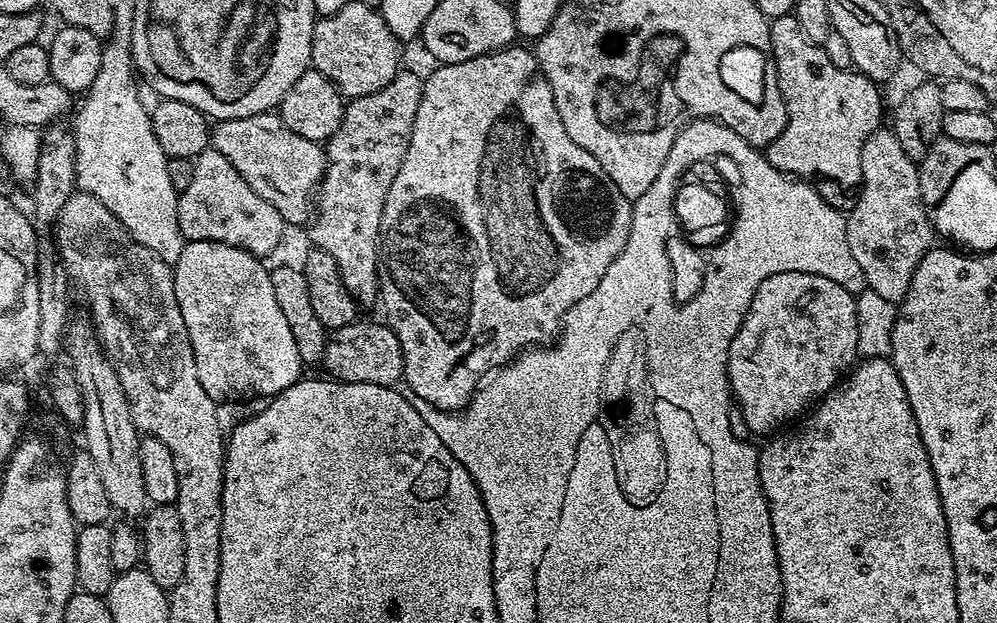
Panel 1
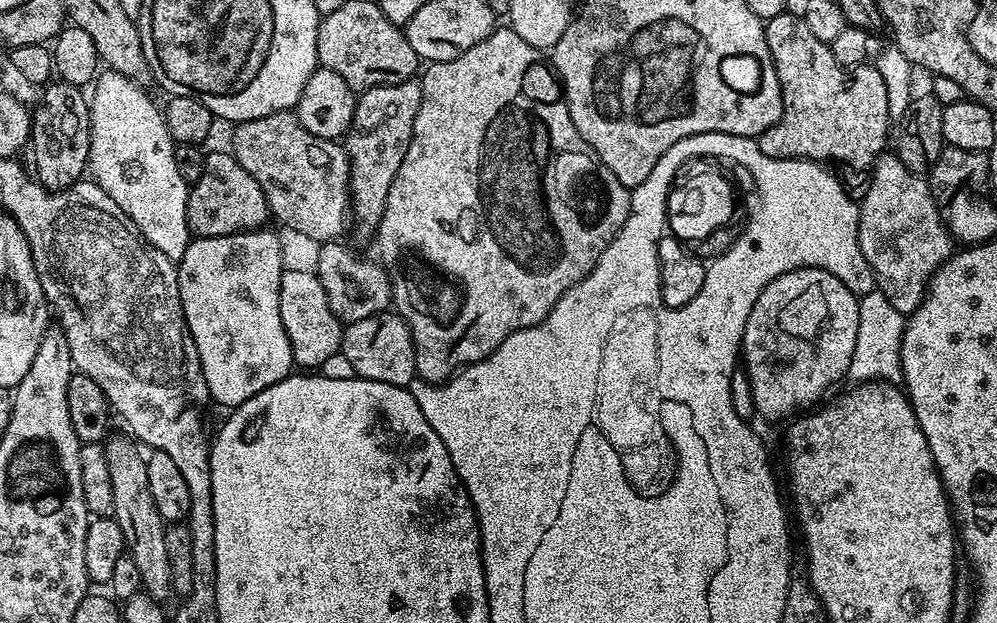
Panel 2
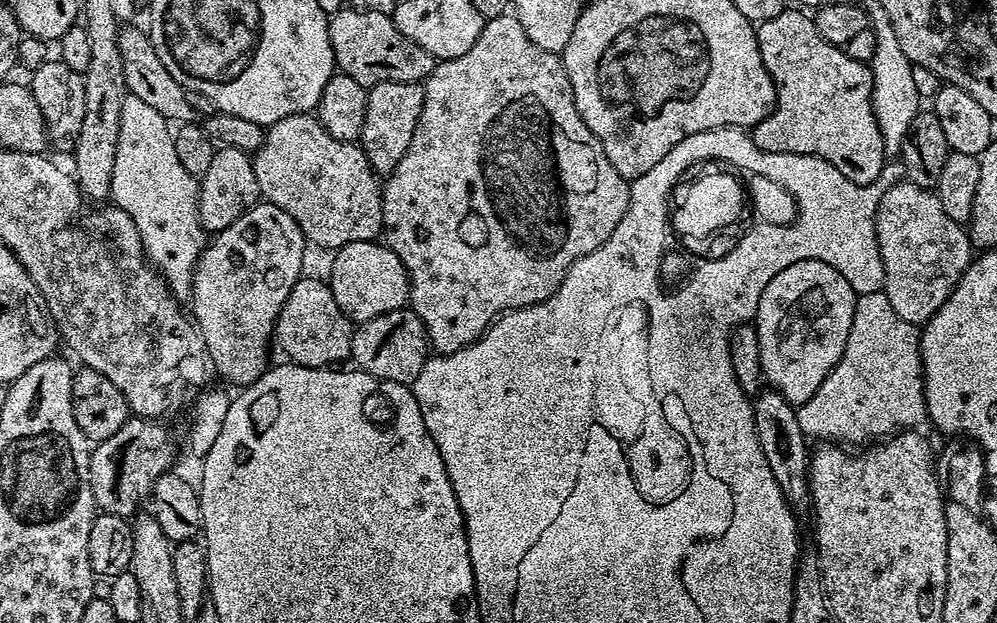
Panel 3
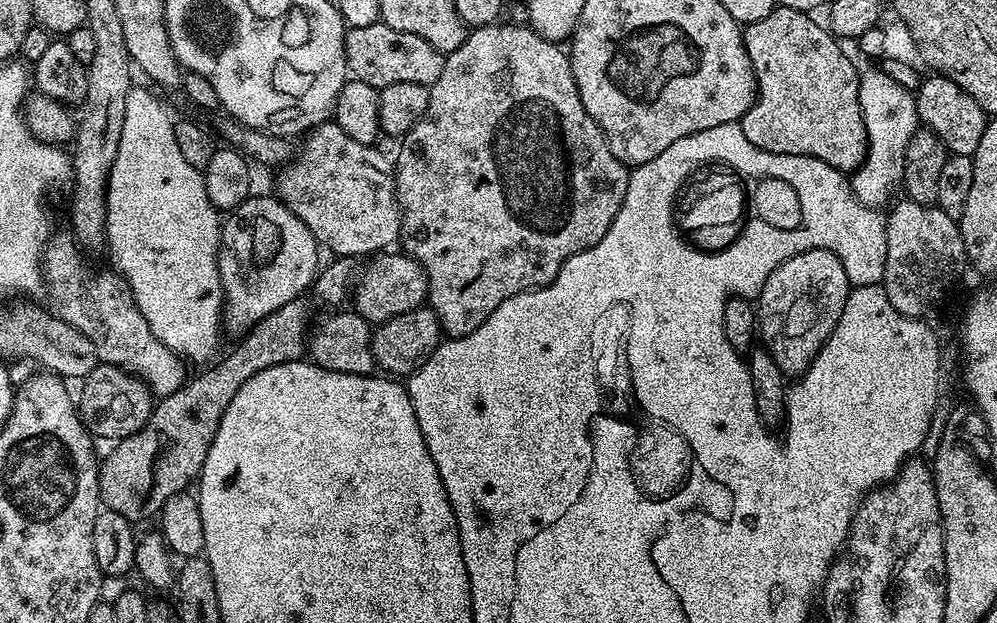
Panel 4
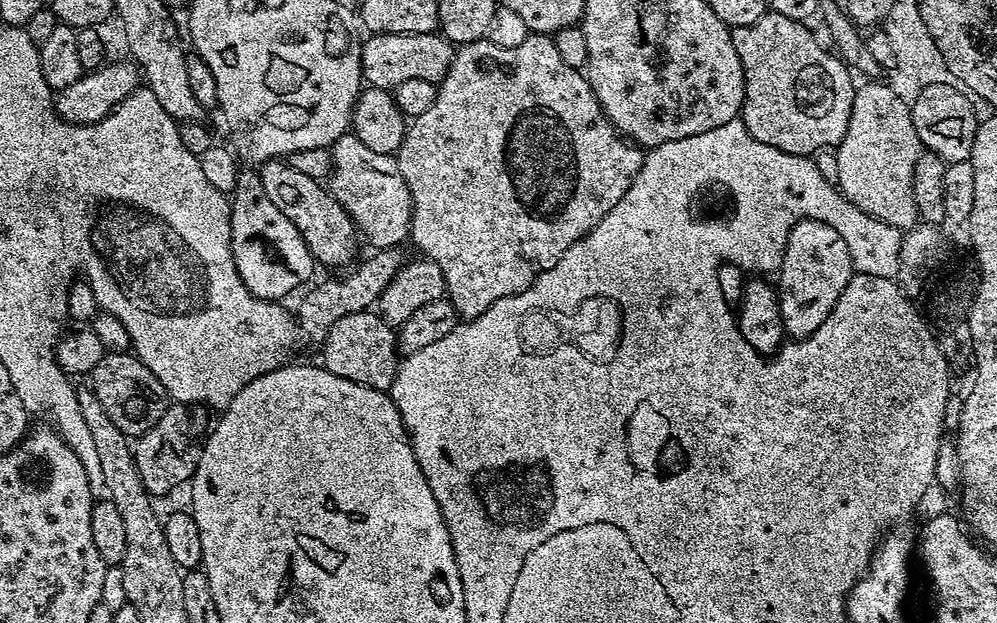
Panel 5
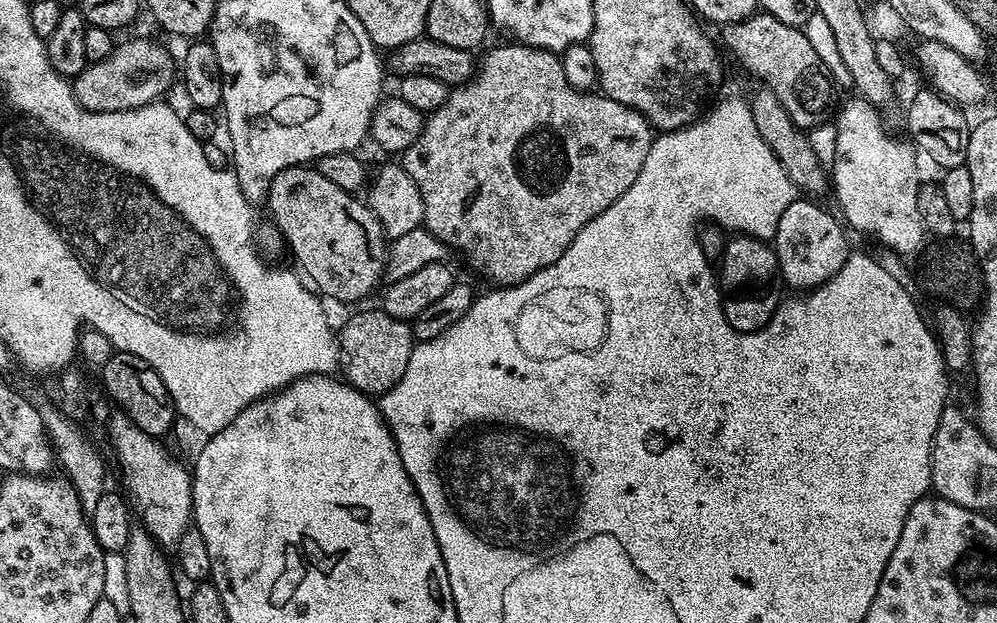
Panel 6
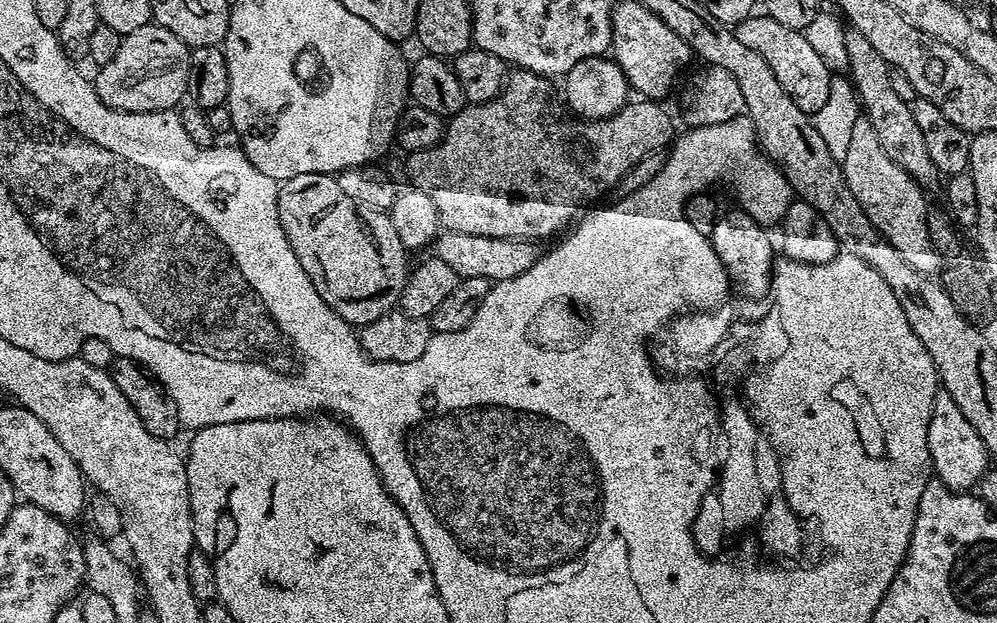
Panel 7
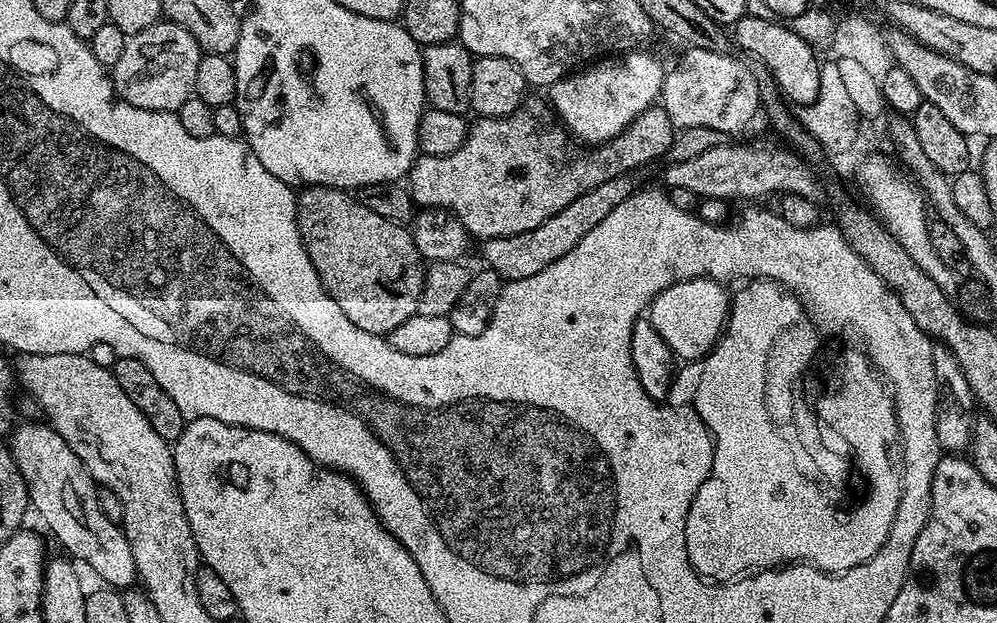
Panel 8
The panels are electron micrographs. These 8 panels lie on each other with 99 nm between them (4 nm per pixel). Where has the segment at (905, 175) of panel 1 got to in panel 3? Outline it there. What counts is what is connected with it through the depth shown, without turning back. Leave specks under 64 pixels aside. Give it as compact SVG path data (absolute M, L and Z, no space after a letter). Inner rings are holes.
M897 182L886 190L876 219L875 230L882 238L885 266L882 290L888 295L890 306L898 310L898 318L913 326L923 325L932 315L934 304L920 299L951 292L960 273L974 259L965 225L954 222L954 218L942 210L935 191L911 182Z

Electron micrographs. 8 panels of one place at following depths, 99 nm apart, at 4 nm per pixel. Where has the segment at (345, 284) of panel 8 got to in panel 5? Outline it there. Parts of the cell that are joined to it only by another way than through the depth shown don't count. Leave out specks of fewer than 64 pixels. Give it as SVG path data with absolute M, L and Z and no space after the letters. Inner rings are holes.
M278 158L263 161L259 168L258 178L270 202L274 202L274 206L278 206L278 210L282 210L282 214L286 214L286 218L290 218L294 226L298 226L317 265L340 268L336 270L347 269L357 259L358 229L348 211L334 199L331 191L321 181L294 170L287 161Z

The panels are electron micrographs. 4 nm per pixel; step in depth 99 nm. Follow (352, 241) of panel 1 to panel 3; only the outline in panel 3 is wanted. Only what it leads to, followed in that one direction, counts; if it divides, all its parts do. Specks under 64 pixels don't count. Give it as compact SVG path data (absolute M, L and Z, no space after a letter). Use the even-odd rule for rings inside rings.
M382 82L368 89L366 122L362 122L362 134L358 143L368 155L372 169L381 177L387 178L394 166L398 166L402 154L406 154L406 146L410 146L410 138L414 138L423 105L424 86L420 82Z

